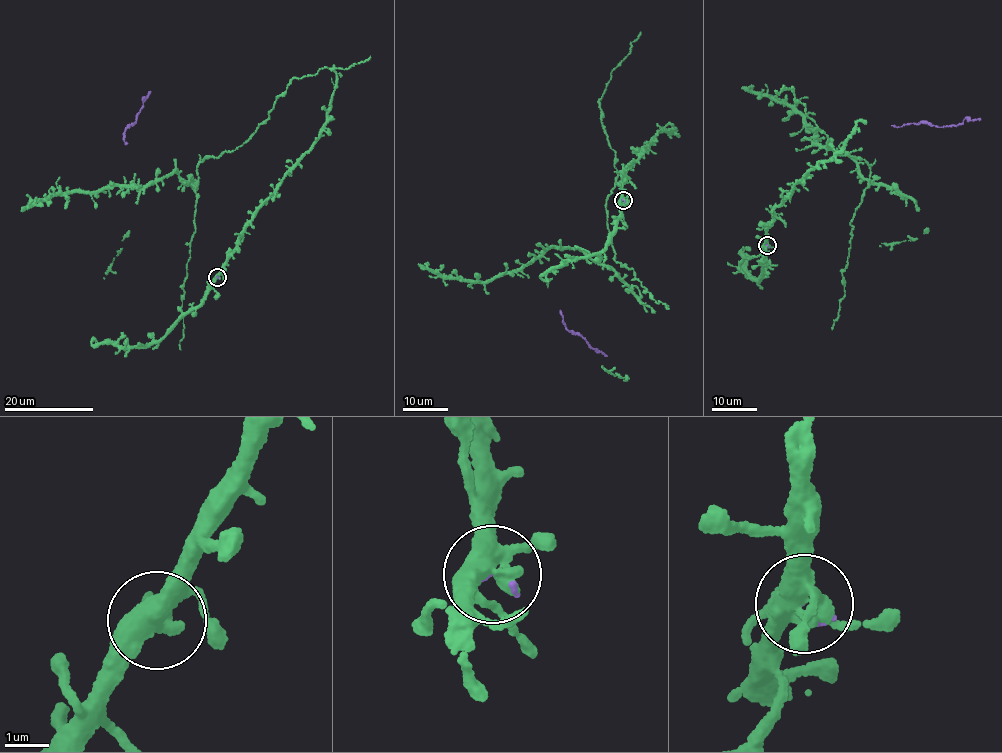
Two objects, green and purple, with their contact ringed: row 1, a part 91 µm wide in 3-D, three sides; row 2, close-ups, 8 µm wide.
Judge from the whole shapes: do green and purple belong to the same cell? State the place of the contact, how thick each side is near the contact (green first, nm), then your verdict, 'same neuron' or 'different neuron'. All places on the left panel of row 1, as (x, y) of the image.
place (217, 277); calibres 420 and 80 nm; same neuron

